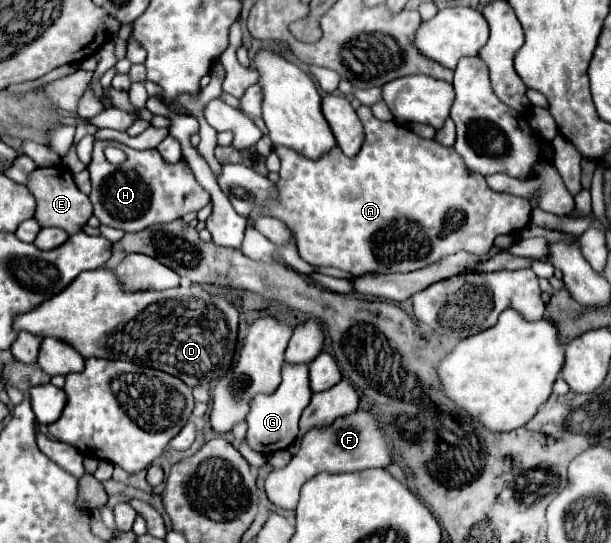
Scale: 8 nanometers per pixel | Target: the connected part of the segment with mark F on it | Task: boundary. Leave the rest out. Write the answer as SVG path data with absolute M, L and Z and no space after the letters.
M354 411L352 415L336 419L328 429L310 429L302 437L302 447L292 461L282 467L274 469L266 479L266 495L268 499L282 507L282 509L296 509L300 489L306 479L316 477L318 473L346 473L346 471L362 471L372 467L388 467L394 459L390 455L388 443L384 433L380 431L380 423L370 411Z

